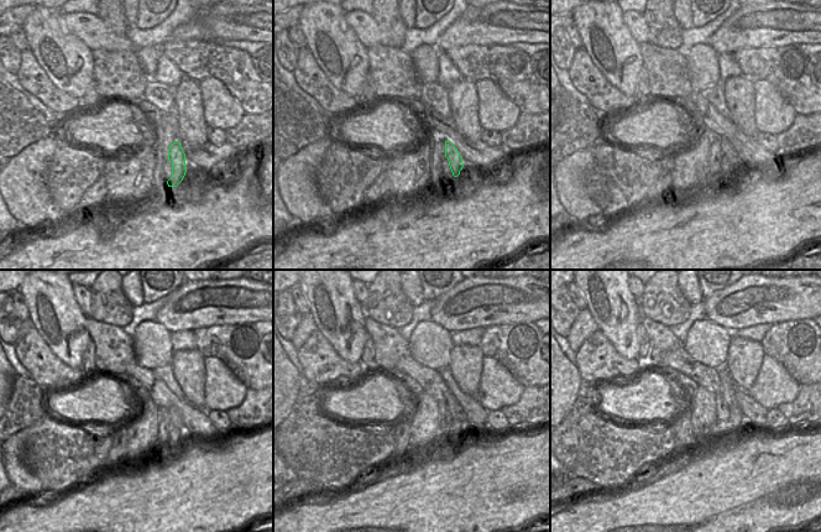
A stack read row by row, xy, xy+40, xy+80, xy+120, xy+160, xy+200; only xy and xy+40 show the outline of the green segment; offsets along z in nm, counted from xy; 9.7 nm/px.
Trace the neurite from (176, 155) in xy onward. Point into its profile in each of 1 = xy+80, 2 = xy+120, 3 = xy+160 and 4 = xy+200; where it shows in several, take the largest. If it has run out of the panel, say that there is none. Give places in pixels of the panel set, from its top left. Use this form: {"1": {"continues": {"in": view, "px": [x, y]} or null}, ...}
{"1": {"continues": {"in": "xy+80", "px": [727, 150]}}, "2": {"continues": {"in": "xy+120", "px": [174, 418]}}, "3": {"continues": {"in": "xy+160", "px": [450, 410]}}, "4": {"continues": {"in": "xy+200", "px": [726, 398]}}}

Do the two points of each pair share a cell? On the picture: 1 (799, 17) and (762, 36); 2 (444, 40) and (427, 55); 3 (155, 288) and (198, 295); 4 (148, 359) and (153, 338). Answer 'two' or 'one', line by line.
1: one
2: two
3: two
4: one

